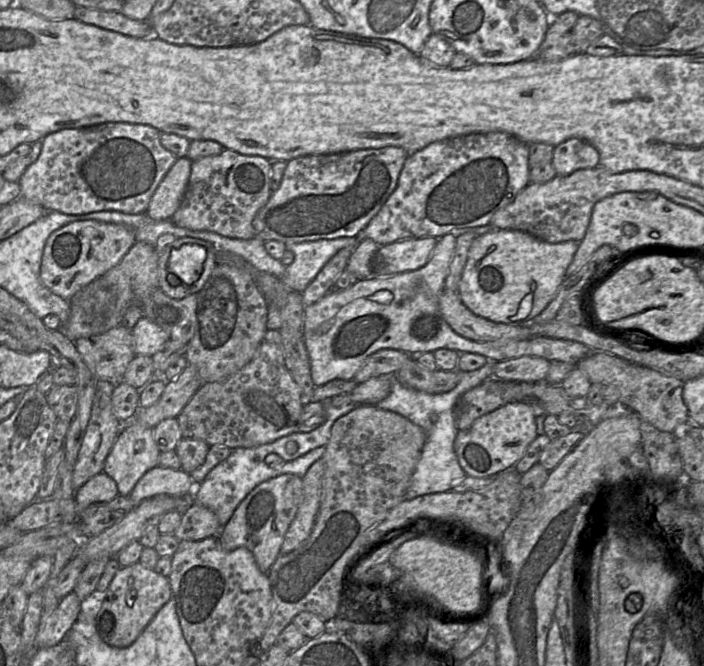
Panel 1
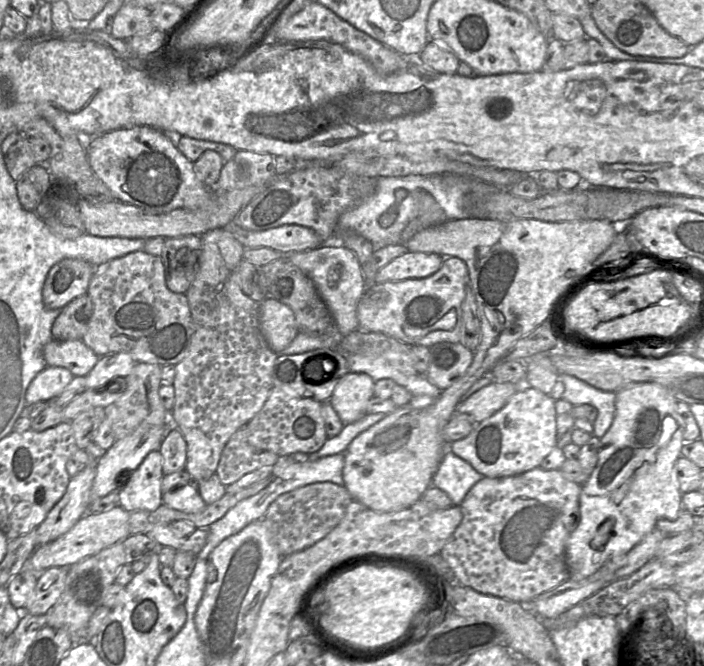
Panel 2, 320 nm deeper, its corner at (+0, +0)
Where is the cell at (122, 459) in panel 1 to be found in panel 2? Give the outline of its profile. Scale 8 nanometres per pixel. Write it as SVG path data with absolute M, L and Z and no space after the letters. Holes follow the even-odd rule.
M153 450L136 470L117 480L117 485L121 485L117 488L118 505L130 513L156 510L162 505L163 476L162 455L158 450Z

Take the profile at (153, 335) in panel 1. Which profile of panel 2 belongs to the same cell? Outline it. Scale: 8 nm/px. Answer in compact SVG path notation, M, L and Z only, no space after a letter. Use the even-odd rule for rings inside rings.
M125 352L107 354L85 376L85 389L103 389L116 377L127 377L136 362Z

